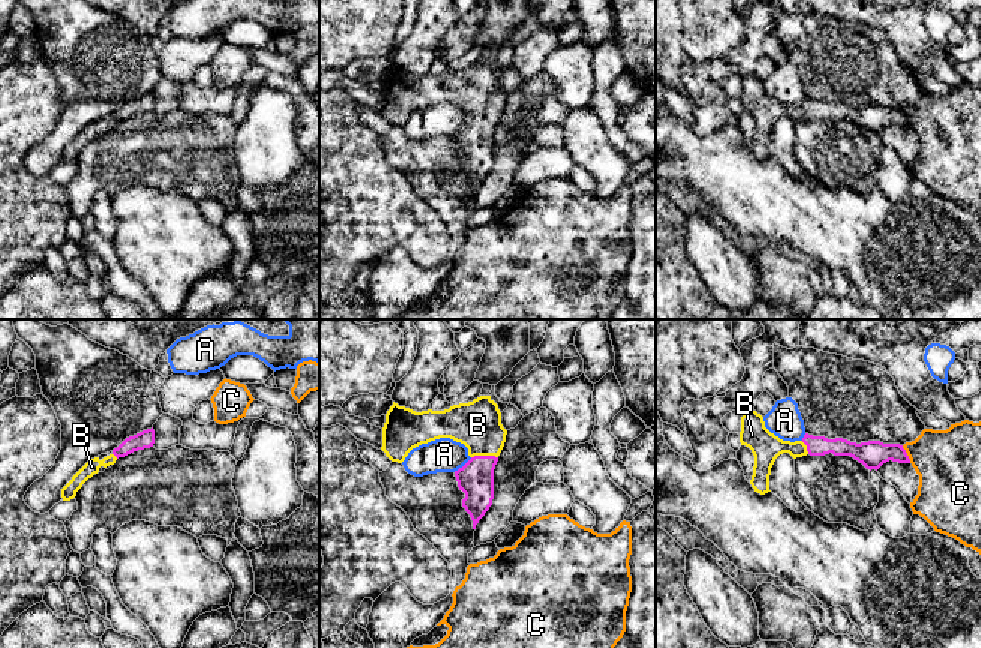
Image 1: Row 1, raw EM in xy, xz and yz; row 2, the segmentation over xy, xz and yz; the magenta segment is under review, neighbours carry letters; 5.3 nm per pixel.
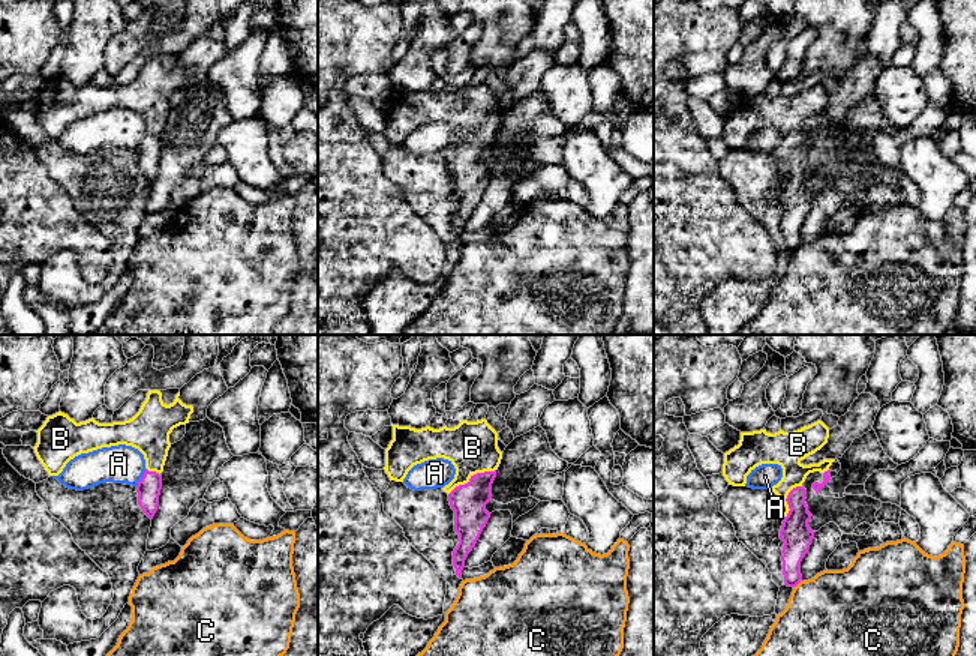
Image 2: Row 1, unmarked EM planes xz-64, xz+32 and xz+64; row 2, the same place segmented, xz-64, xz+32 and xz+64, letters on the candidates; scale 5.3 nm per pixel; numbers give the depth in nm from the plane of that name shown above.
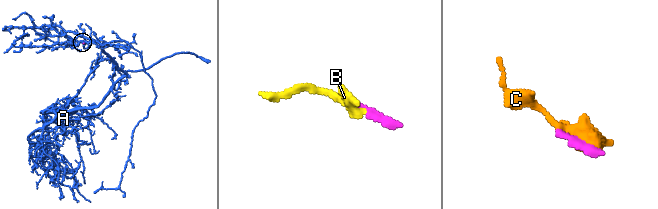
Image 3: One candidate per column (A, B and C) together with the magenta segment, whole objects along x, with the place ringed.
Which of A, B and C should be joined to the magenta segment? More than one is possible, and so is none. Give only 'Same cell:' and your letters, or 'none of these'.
Same cell: B

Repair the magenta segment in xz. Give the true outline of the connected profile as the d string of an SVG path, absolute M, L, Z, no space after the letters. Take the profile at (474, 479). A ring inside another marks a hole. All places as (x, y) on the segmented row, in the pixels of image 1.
M480 396L444 411L422 412L393 402L386 414L381 450L392 462L402 464L412 448L440 438L464 444L471 459L454 471L454 477L459 490L465 494L462 507L476 530L492 506L494 470L506 435L501 412L490 396Z

